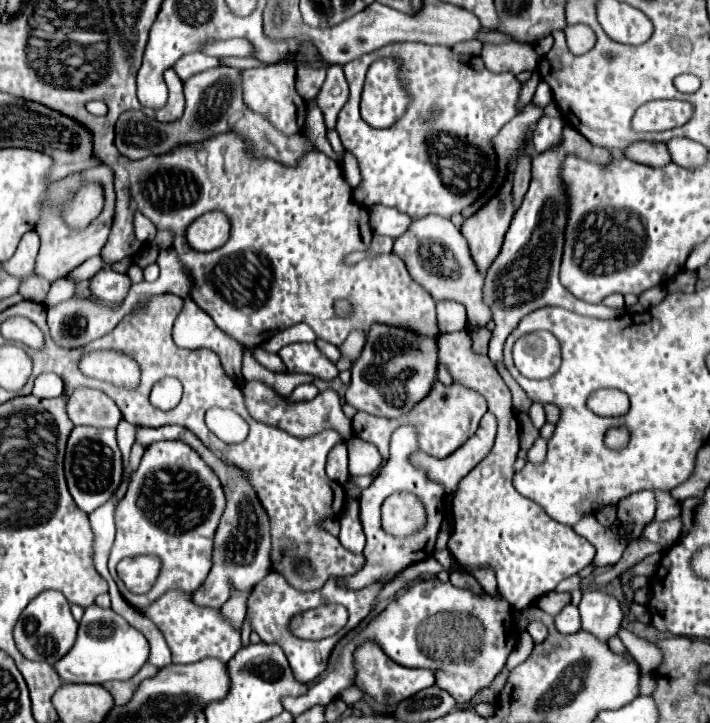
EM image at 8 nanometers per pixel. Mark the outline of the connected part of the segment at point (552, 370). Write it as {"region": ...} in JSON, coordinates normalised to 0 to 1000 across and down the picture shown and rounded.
{"region":[[[746,459],[724,476],[724,503],[741,523],[775,523],[786,515],[789,501],[789,473],[777,459]]]}

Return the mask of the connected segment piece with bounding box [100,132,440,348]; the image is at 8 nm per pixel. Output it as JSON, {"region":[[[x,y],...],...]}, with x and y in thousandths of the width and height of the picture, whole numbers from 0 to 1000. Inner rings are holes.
{"region":[[[318,183],[313,188],[299,188],[285,199],[256,199],[256,205],[248,202],[245,210],[234,210],[231,216],[208,216],[192,224],[180,221],[180,232],[175,232],[175,260],[180,260],[180,266],[166,266],[163,260],[161,304],[152,335],[141,349],[146,365],[155,368],[175,354],[189,354],[186,288],[180,288],[186,277],[189,285],[206,302],[211,302],[223,318],[239,318],[245,324],[242,343],[251,349],[254,365],[270,383],[270,415],[287,432],[293,432],[315,462],[345,481],[366,479],[386,462],[420,445],[431,445],[448,467],[470,479],[482,476],[496,456],[510,456],[518,462],[527,448],[572,451],[575,456],[589,459],[592,467],[614,467],[620,459],[614,448],[611,415],[577,385],[569,362],[558,351],[532,351],[527,357],[507,360],[501,368],[485,368],[482,357],[490,349],[515,346],[507,321],[507,299],[515,286],[496,277],[496,257],[487,252],[482,230],[454,210],[431,210],[423,216],[417,230],[400,230],[380,219],[355,216],[349,199],[338,188]],[[296,290],[310,290],[324,299],[327,326],[315,343],[276,349],[259,329],[265,302],[279,302]],[[476,412],[496,415],[496,440],[473,440],[470,418]]]}

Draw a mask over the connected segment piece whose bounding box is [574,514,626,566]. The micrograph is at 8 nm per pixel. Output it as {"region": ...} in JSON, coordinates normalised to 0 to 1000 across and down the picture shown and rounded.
{"region":[[[823,711],[808,733],[839,755],[839,769],[834,777],[837,783],[865,783],[882,761],[882,747],[873,747],[873,741],[868,741],[859,730],[851,730],[837,711]]]}

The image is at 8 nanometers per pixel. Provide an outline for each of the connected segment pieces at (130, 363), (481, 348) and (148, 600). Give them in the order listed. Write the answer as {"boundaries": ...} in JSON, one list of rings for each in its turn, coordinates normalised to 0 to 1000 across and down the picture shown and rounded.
{"boundaries":[[[[127,487],[113,498],[113,512],[121,512],[123,520],[180,537],[189,537],[197,523],[187,495],[166,487]]],[[[656,454],[656,456],[659,456],[659,462],[662,462],[665,470],[668,470],[668,484],[670,484],[673,490],[685,490],[685,487],[687,487],[687,473],[690,473],[690,459],[687,459],[685,454],[673,454],[673,456]]],[[[254,609],[217,611],[203,620],[200,639],[183,675],[163,697],[163,750],[155,766],[161,786],[175,769],[220,766],[228,772],[228,794],[206,824],[183,824],[189,841],[208,841],[237,816],[270,822],[296,788],[296,755],[315,708],[315,680],[301,653]]]]}

